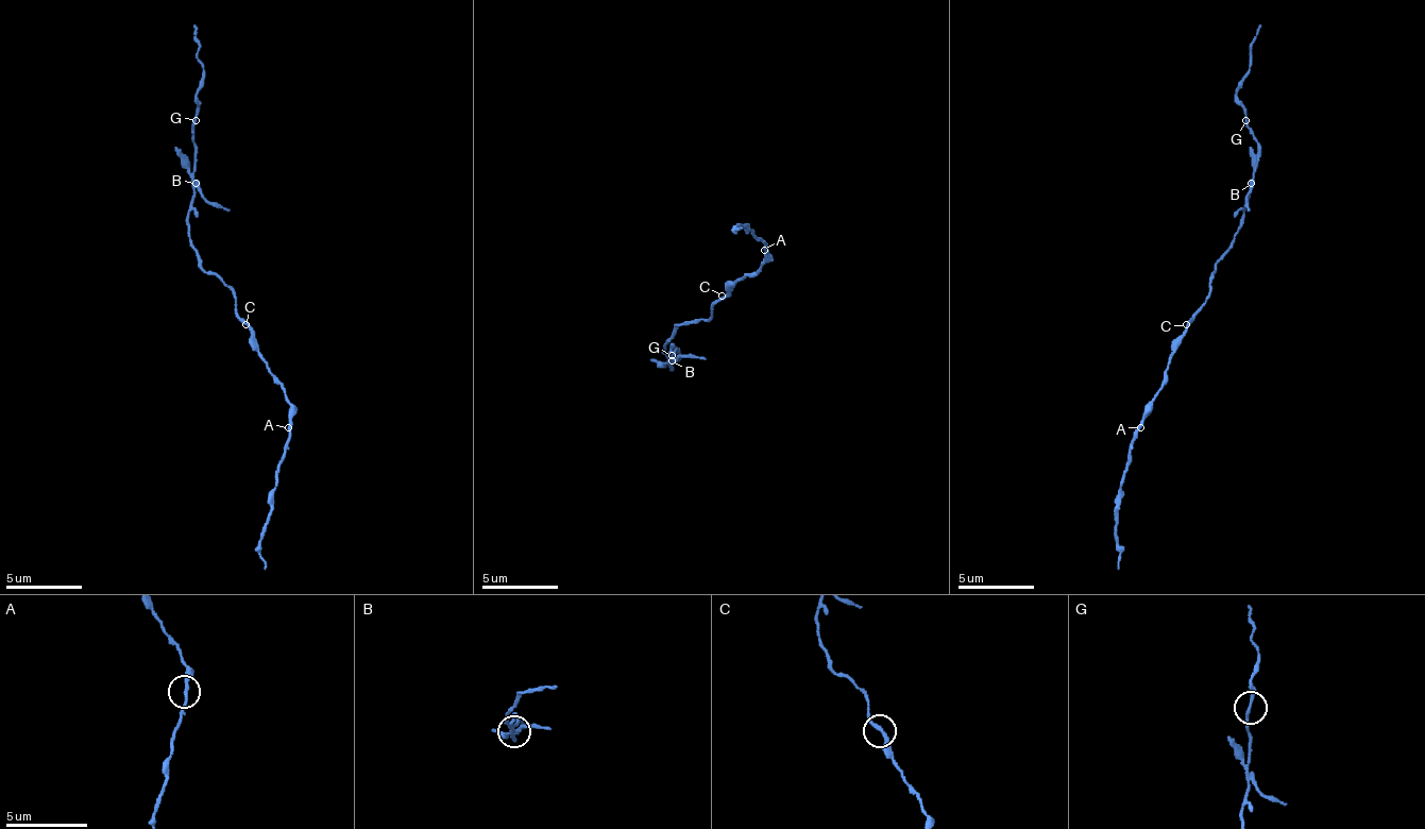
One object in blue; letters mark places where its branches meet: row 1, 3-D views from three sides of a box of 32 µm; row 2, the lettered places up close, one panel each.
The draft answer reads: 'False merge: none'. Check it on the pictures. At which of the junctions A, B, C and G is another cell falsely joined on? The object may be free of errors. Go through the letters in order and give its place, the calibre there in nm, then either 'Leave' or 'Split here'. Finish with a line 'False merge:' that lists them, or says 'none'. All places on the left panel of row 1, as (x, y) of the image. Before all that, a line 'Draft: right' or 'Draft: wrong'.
Draft: wrong
A: Place: (288, 427). Thickness 200 nm. Leave
B: Place: (196, 183). Thickness 170 nm. Split here
C: Place: (246, 324). Thickness 200 nm. Leave
G: Place: (196, 120). Thickness 160 nm. Leave
False merge: B

